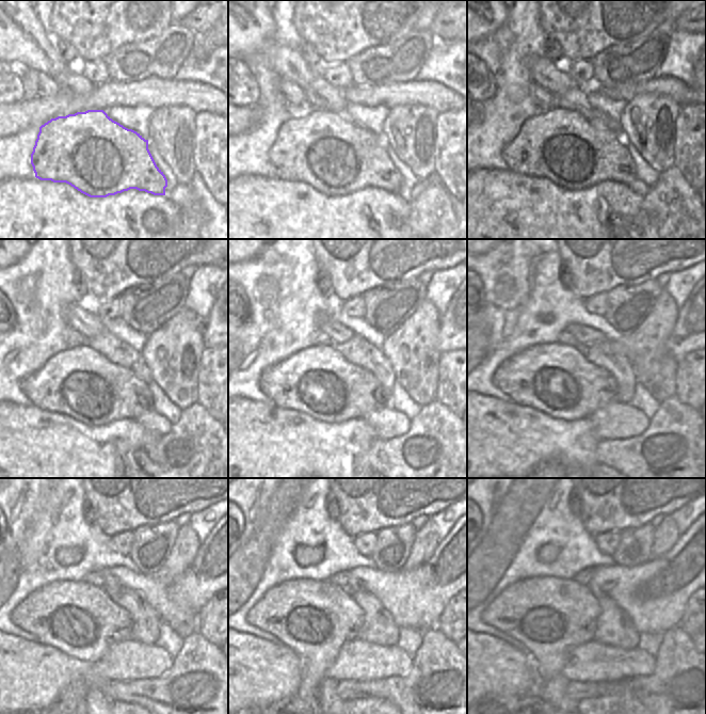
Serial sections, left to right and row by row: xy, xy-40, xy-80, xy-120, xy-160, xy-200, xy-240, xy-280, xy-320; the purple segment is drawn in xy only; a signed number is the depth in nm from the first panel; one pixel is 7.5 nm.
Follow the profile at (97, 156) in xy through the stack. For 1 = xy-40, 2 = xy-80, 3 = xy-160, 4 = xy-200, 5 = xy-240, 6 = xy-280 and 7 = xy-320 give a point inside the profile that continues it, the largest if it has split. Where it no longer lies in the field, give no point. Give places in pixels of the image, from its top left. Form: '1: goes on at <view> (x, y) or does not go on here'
1: goes on at xy-40 (335, 156)
2: goes on at xy-80 (559, 144)
3: goes on at xy-160 (318, 381)
4: goes on at xy-200 (556, 379)
5: goes on at xy-240 (77, 618)
6: goes on at xy-280 (316, 619)
7: goes on at xy-320 (550, 616)

